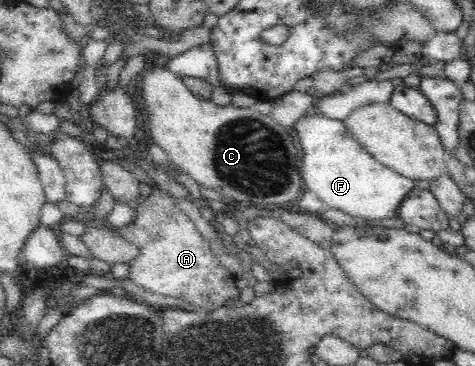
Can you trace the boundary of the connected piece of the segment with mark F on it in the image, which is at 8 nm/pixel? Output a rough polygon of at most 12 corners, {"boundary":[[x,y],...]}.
{"boundary":[[343,120],[291,129],[305,189],[367,219],[393,217],[413,179],[381,165]]}

